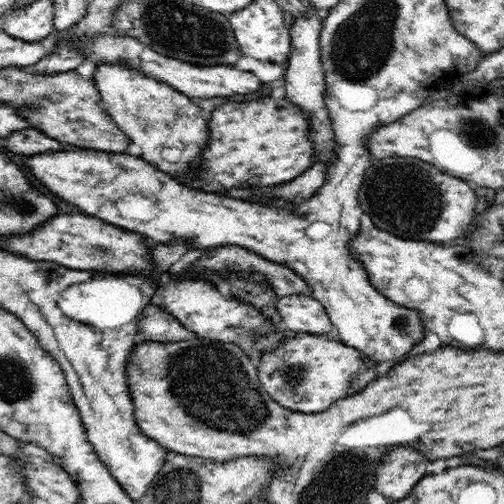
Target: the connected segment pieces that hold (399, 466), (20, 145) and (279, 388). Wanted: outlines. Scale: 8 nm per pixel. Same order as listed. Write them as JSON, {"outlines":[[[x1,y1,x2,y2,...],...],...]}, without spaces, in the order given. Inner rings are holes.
{"outlines":[[[392,448,388,460,380,464,375,474,375,490,388,498,390,503,402,500,426,474,430,460,414,448]],[[30,128,30,130,18,130,10,132,6,136,5,151,16,152,20,156,34,156,34,154,44,154,44,152,58,152,62,150,58,140,52,140,44,136,44,132]],[[299,332,297,335,286,335,284,342,276,350,261,355,262,360,260,360,258,376,260,376,264,390,274,400,278,400,278,404,298,412,322,412,328,406,334,404,336,400,364,390,369,382,377,378,376,365,378,362,370,360,362,351,346,346,343,341,338,343,338,341,331,340,324,334,320,336,319,334]]]}

